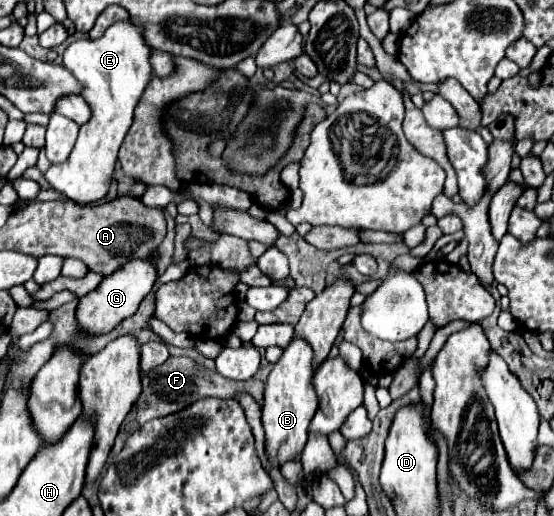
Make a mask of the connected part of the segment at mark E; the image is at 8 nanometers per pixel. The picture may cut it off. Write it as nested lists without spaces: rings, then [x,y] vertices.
[[[130,19],[118,21],[106,29],[100,39],[78,39],[64,51],[64,67],[78,79],[80,95],[88,103],[92,117],[80,125],[78,141],[64,165],[50,165],[44,179],[70,199],[78,203],[100,201],[108,191],[108,181],[114,173],[118,149],[132,125],[134,109],[154,77],[150,63],[152,47],[144,39],[144,29],[134,25]]]

